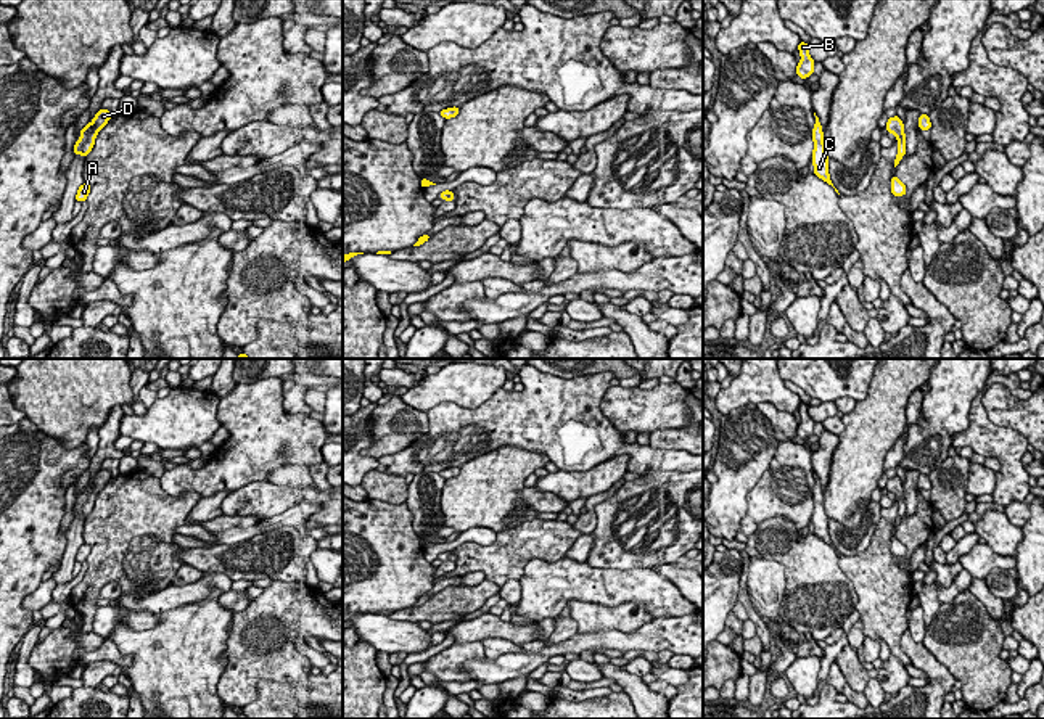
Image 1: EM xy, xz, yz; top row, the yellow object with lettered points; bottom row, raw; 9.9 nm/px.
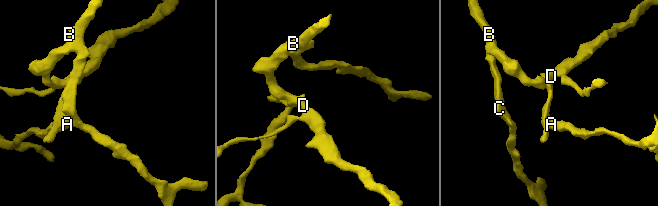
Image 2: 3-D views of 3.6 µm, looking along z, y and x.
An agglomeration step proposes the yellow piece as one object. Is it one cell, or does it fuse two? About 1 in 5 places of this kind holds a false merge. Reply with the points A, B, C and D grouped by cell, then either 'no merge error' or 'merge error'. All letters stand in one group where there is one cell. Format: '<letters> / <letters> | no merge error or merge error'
A B C D | no merge error

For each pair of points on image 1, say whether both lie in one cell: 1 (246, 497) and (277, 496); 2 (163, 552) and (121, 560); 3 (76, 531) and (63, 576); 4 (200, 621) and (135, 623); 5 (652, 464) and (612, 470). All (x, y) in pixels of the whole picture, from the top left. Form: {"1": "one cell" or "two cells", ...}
{"1": "one cell", "2": "one cell", "3": "one cell", "4": "two cells", "5": "two cells"}

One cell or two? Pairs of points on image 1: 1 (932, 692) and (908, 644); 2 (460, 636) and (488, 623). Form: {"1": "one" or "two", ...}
{"1": "one", "2": "one"}

